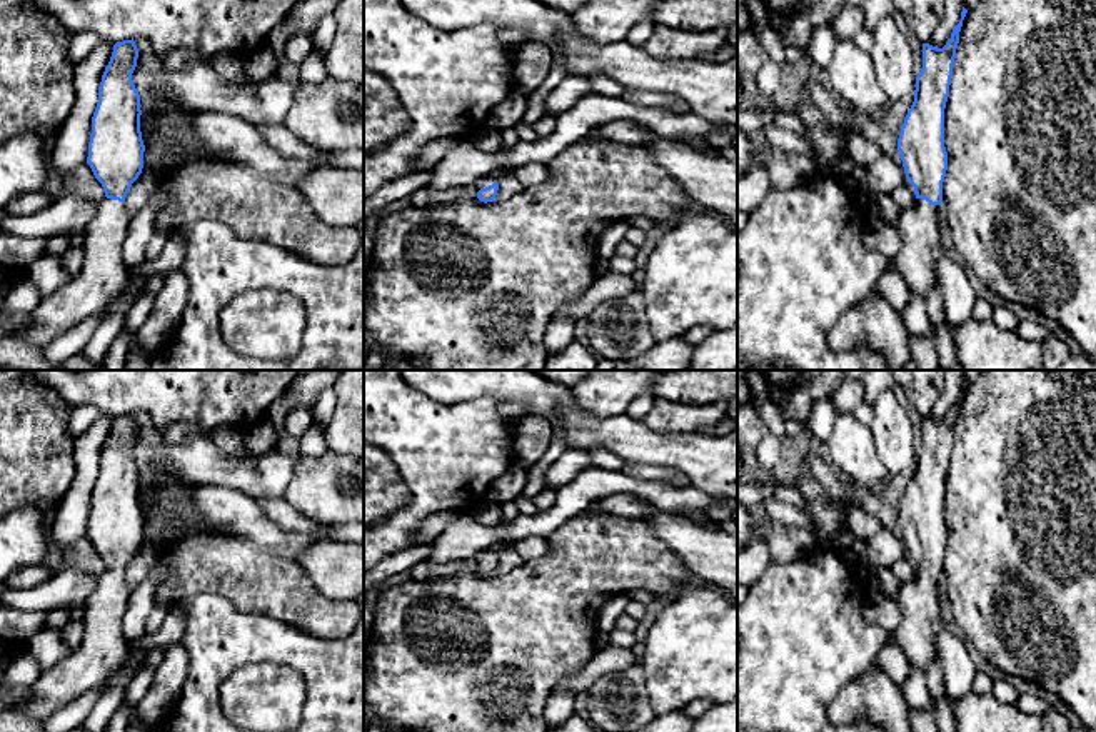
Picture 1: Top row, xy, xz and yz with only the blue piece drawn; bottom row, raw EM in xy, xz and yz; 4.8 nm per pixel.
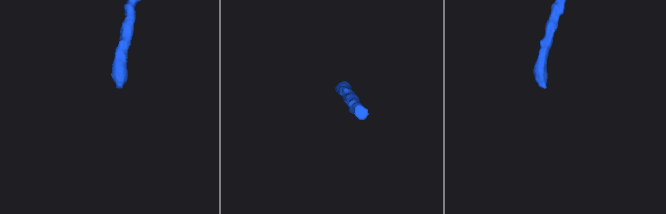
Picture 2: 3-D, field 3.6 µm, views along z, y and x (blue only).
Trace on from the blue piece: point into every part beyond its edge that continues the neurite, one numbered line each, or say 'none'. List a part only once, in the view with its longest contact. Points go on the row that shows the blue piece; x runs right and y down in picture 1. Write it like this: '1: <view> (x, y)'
1: yz (918, 225)

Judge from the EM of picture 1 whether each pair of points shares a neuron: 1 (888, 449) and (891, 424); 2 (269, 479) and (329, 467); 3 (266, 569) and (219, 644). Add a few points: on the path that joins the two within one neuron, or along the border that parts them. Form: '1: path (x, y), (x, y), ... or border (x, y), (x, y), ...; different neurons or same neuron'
1: path (891, 442), (891, 431); same neuron
2: border (299, 457), (282, 497); different neurons
3: border (204, 592), (277, 621); different neurons

